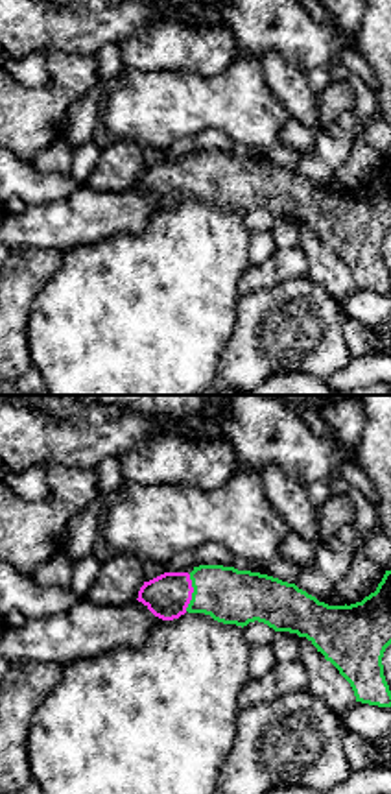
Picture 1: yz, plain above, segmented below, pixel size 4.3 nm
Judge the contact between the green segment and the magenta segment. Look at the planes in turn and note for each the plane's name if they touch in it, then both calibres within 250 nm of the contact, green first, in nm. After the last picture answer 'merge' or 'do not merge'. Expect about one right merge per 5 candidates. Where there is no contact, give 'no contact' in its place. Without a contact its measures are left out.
contact in yz; calibres 240 and 190 nm

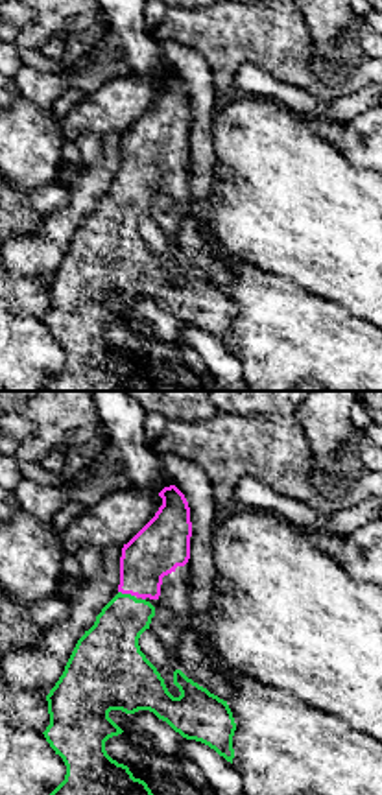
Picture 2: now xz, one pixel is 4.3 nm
contact in xz; calibres 240 and 220 nm

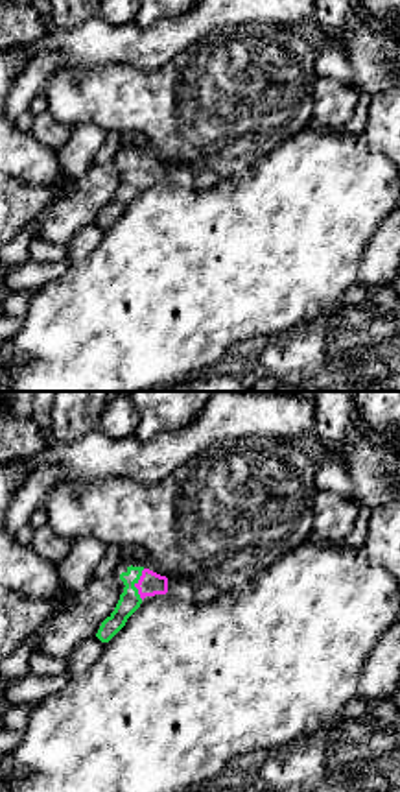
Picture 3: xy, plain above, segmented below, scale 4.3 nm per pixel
contact in xy; calibres 100 and 110 nm

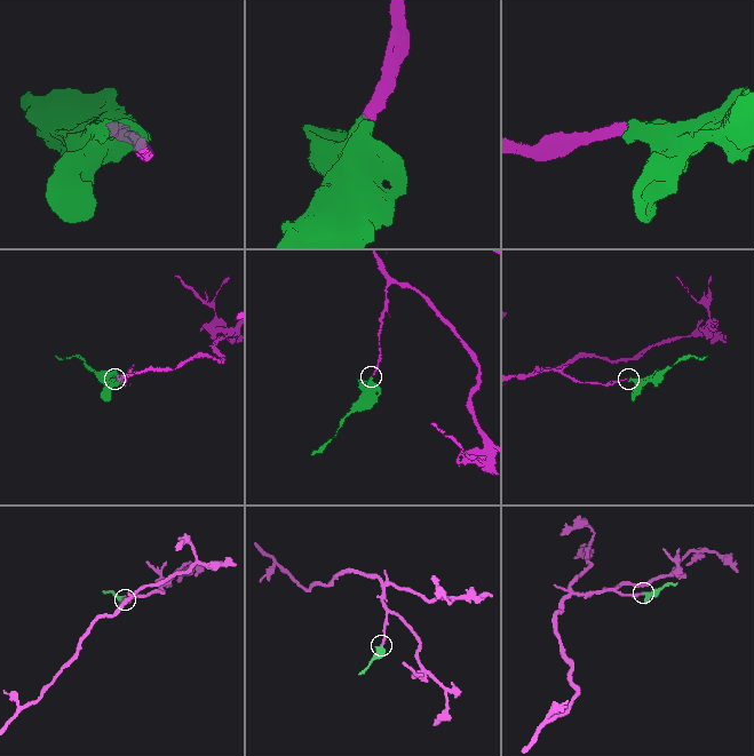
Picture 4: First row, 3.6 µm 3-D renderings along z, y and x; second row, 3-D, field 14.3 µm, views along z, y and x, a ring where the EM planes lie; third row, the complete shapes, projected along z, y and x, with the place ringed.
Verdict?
merge

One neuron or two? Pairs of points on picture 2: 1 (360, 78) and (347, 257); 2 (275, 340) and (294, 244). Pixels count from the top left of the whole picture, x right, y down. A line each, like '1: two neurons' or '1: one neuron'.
1: two neurons
2: two neurons

